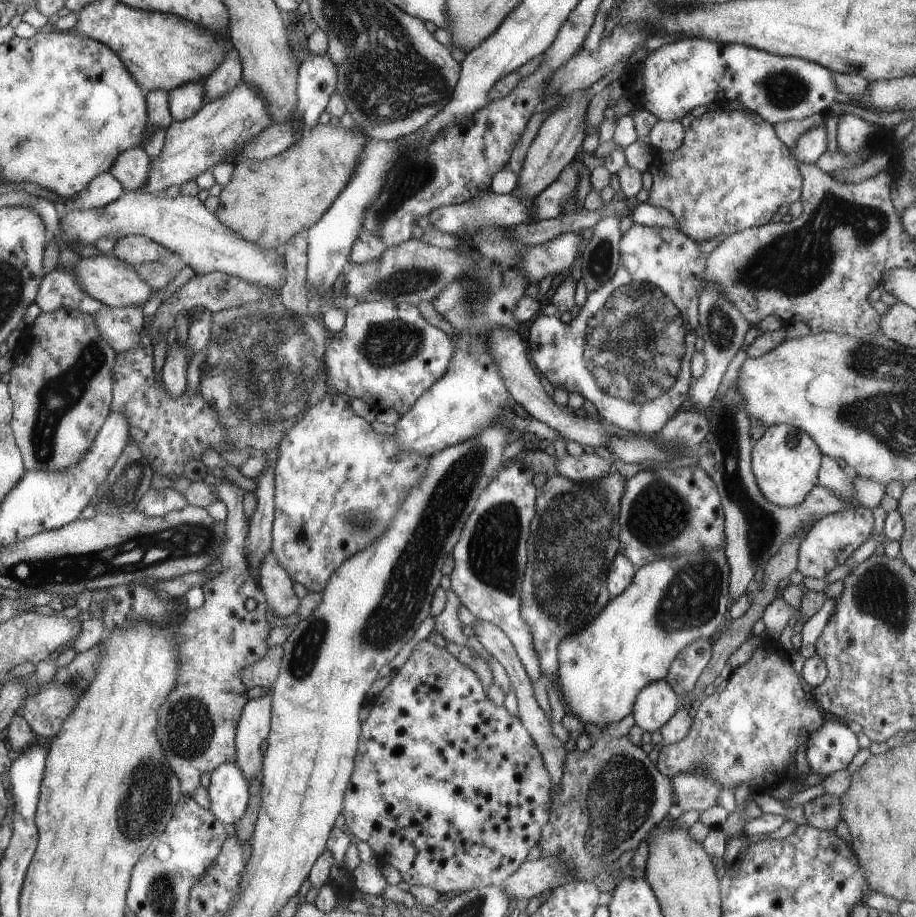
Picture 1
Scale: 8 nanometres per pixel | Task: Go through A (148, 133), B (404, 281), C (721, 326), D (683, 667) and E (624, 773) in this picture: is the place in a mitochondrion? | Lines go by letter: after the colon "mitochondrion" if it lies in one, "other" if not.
A: other
B: mitochondrion
C: mitochondrion
D: other
E: mitochondrion

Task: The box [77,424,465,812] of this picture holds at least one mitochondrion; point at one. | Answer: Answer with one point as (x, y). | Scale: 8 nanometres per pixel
(188, 726)

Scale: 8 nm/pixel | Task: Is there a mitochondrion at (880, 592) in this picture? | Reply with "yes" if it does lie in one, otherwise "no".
yes

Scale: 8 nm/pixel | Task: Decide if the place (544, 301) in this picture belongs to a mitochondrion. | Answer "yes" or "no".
no

